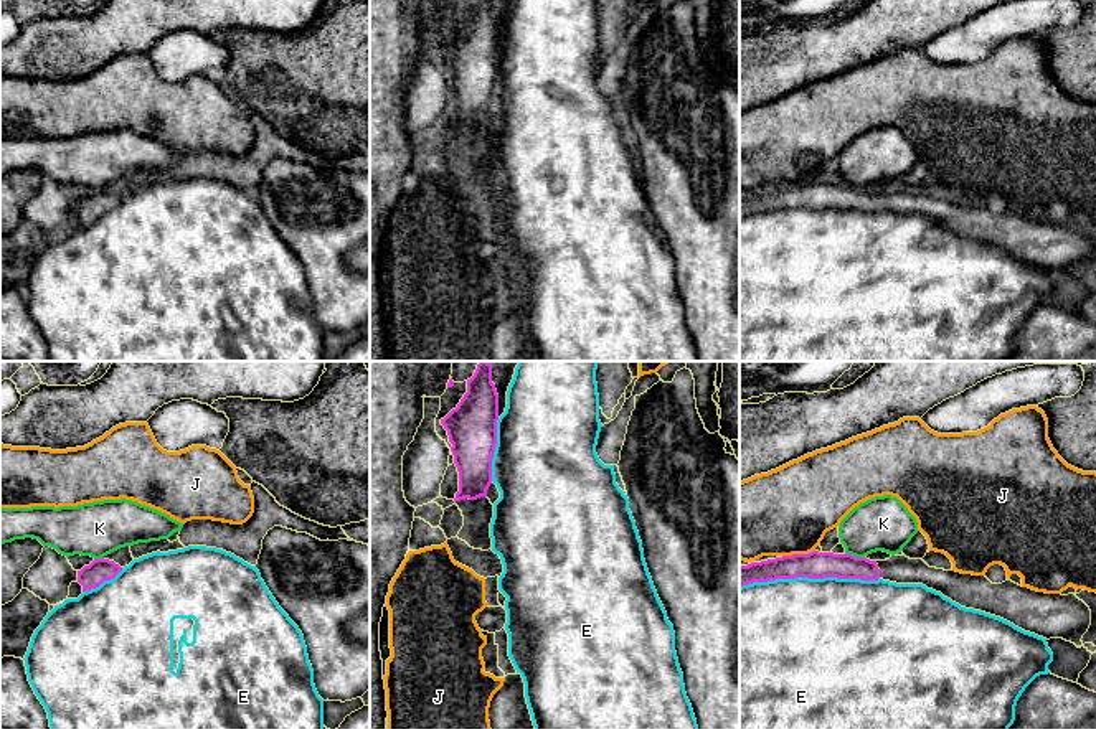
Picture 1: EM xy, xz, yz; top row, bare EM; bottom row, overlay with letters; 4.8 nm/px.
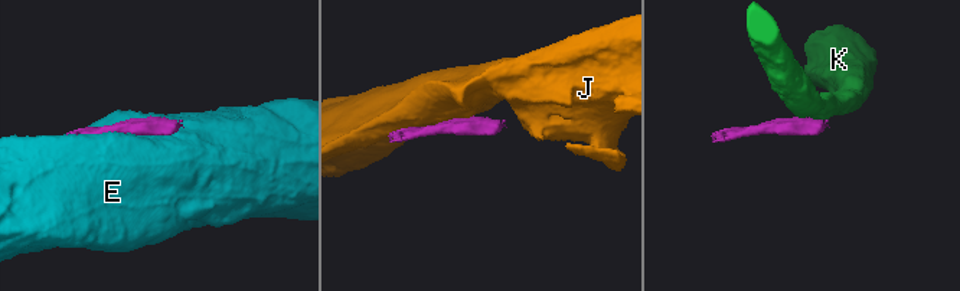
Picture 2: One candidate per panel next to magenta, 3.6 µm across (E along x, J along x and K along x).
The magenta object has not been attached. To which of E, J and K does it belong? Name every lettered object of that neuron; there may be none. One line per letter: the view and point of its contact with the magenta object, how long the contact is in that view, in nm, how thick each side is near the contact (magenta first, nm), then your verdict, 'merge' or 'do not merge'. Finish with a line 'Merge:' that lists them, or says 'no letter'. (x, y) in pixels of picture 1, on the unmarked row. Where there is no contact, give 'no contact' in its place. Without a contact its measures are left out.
E: yz (809, 208) | 700 nm | 130/500 nm | do not merge
J: yz (798, 185) | 160 nm | 130/420 nm | do not merge
K: yz (854, 187) | 100 nm | 130/280 nm | do not merge
Merge: no letter

